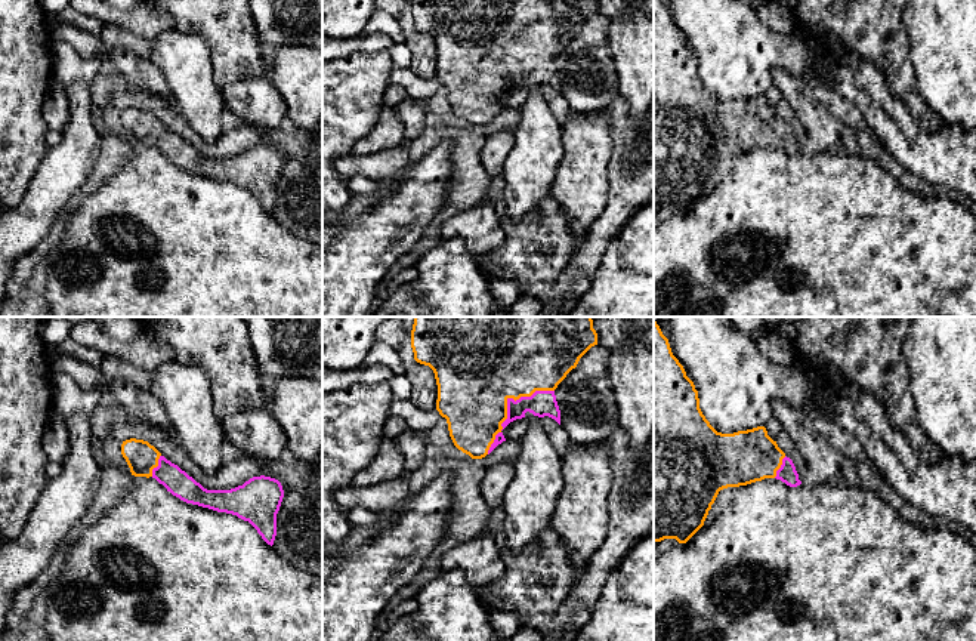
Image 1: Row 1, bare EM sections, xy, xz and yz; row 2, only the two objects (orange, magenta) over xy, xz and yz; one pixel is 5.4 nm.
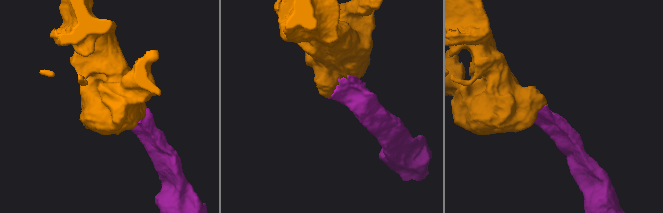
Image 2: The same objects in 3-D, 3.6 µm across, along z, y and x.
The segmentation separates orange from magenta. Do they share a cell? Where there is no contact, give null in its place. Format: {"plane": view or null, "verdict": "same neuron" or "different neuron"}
{"plane": "xz", "verdict": "same neuron"}

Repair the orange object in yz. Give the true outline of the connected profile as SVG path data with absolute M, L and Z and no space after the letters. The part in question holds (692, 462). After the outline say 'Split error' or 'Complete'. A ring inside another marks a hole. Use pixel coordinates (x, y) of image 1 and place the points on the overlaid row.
M654 320L654 543L676 539L686 543L702 526L720 490L776 478L790 487L802 484L796 466L765 426L733 434L717 432L699 409L698 391L673 355L668 339Z. Split error

